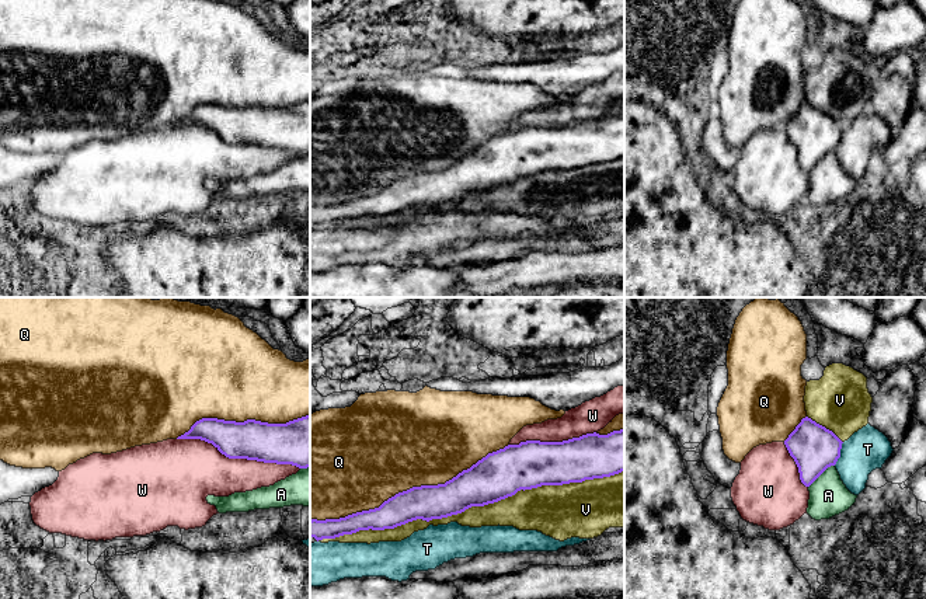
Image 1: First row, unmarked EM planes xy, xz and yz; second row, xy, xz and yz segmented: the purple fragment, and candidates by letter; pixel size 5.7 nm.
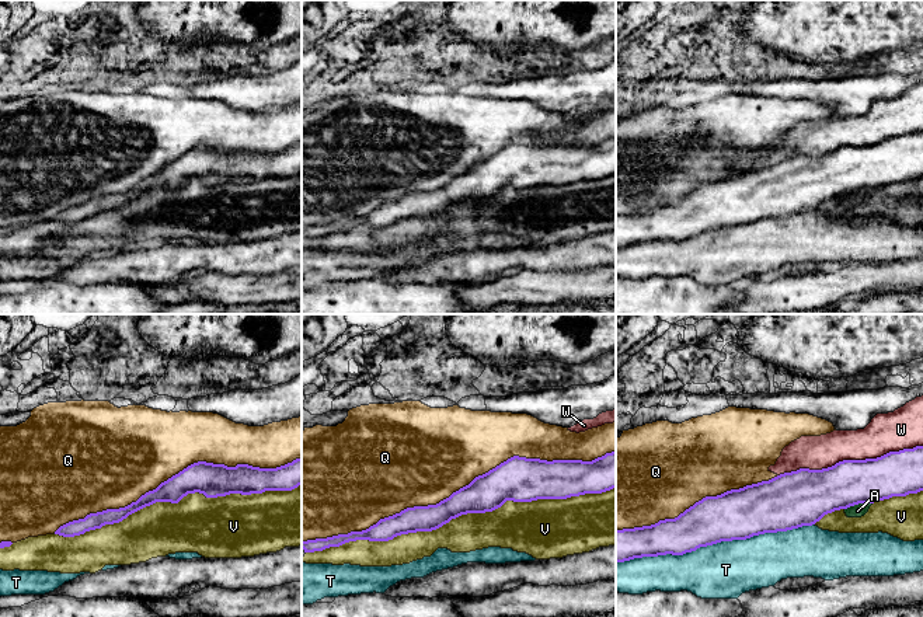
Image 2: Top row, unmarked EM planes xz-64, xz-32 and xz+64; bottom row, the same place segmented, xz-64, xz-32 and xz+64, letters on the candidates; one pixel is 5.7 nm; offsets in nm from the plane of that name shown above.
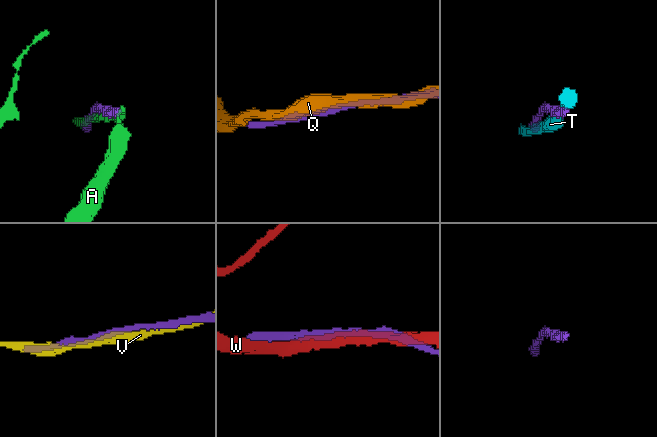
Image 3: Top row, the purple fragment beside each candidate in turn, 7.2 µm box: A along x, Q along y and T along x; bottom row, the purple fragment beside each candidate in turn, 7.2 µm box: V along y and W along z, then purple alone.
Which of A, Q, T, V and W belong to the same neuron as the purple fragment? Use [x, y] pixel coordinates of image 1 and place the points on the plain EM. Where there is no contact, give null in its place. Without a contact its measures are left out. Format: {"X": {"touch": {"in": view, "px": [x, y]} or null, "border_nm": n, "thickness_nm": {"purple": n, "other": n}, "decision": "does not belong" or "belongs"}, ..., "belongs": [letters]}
{"A": {"touch": {"in": "yz", "px": [821, 159]}, "border_nm": 200, "thickness_nm": {"purple": 260, "other": 220}, "decision": "does not belong"}, "Q": {"touch": {"in": "xz", "px": [410, 174]}, "border_nm": 1200, "thickness_nm": {"purple": 200, "other": 500}, "decision": "belongs"}, "T": {"touch": {"in": "yz", "px": [839, 139]}, "border_nm": 150, "thickness_nm": {"purple": 260, "other": 240}, "decision": "does not belong"}, "V": {"touch": {"in": "xz", "px": [470, 192]}, "border_nm": 1800, "thickness_nm": {"purple": 280, "other": 180}, "decision": "does not belong"}, "W": {"touch": {"in": "xy", "px": [239, 143]}, "border_nm": 750, "thickness_nm": {"purple": 220, "other": 320}, "decision": "does not belong"}, "belongs": ["Q"]}

